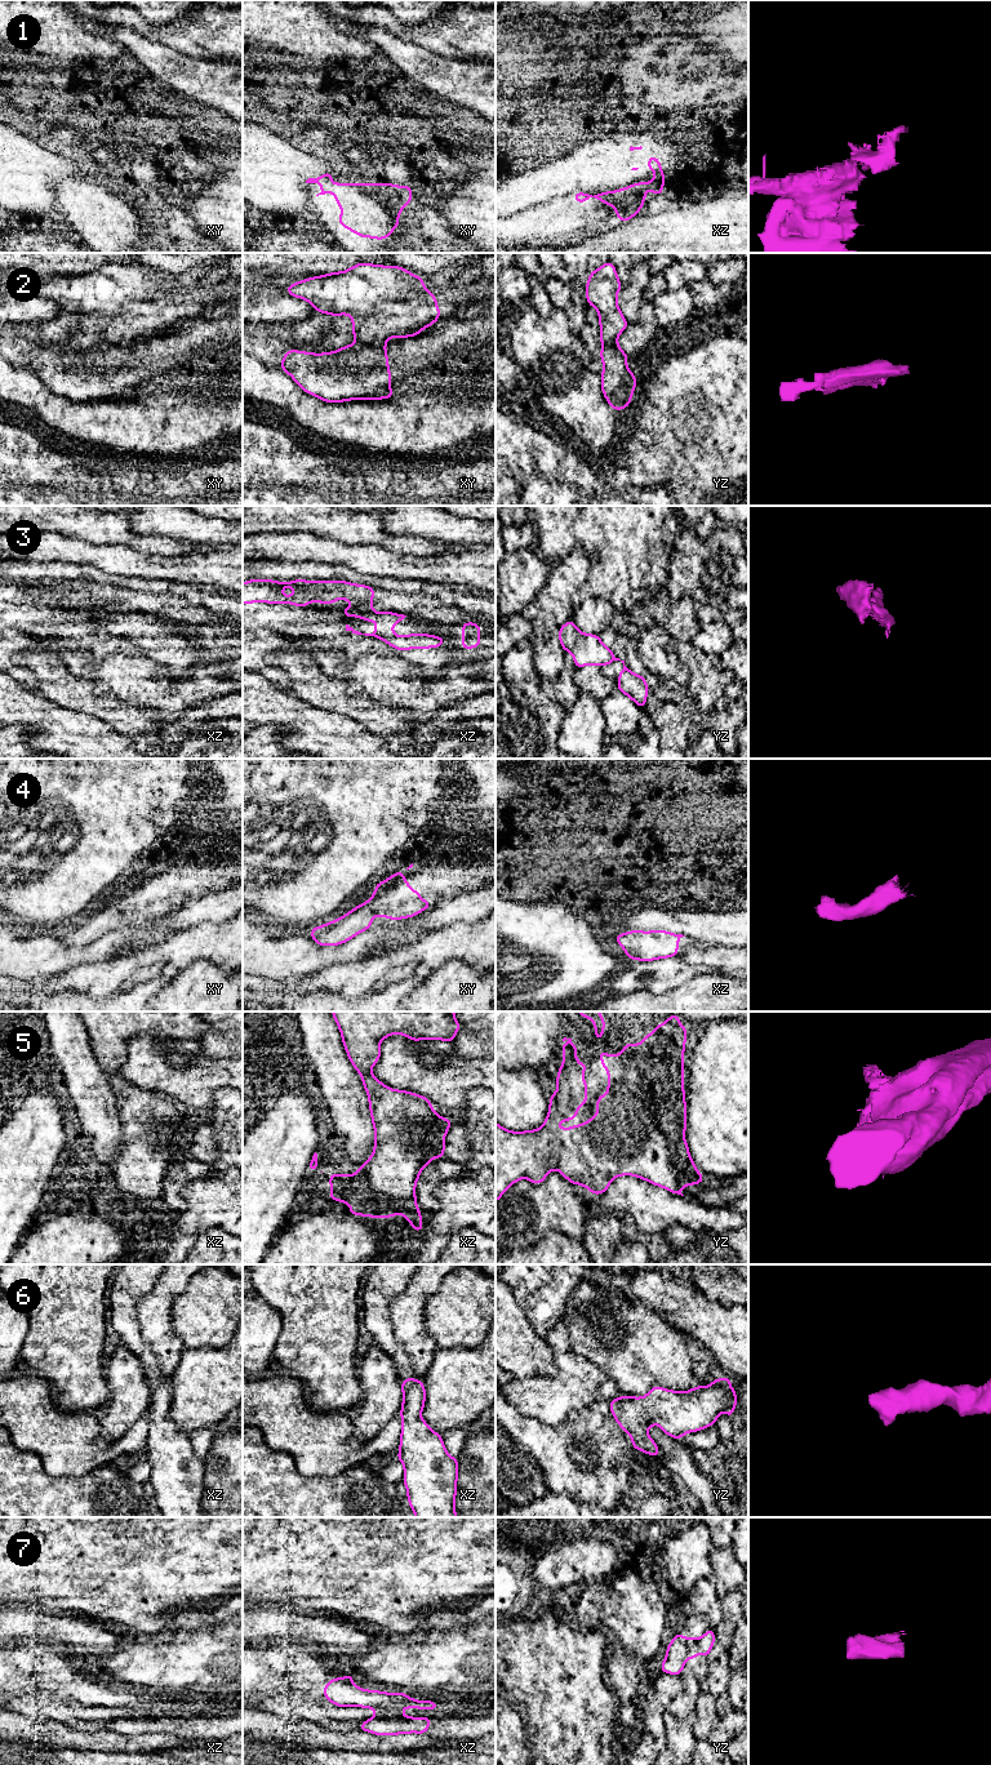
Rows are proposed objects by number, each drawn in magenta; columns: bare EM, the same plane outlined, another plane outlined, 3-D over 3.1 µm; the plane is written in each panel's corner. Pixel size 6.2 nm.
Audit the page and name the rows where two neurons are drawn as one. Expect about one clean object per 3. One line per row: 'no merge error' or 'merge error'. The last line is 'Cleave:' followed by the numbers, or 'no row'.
1: no merge error
2: merge error
3: merge error
4: no merge error
5: no merge error
6: no merge error
7: merge error
Cleave: 2, 3, 7

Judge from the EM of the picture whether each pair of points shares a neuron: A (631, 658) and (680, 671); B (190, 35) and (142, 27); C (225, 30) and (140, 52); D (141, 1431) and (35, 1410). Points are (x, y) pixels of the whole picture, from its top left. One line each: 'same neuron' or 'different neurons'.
A: different neurons
B: same neuron
C: different neurons
D: same neuron

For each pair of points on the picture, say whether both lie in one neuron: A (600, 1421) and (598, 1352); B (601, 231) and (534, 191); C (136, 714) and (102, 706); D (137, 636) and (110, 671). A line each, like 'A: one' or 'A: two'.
A: two
B: two
C: one
D: two

